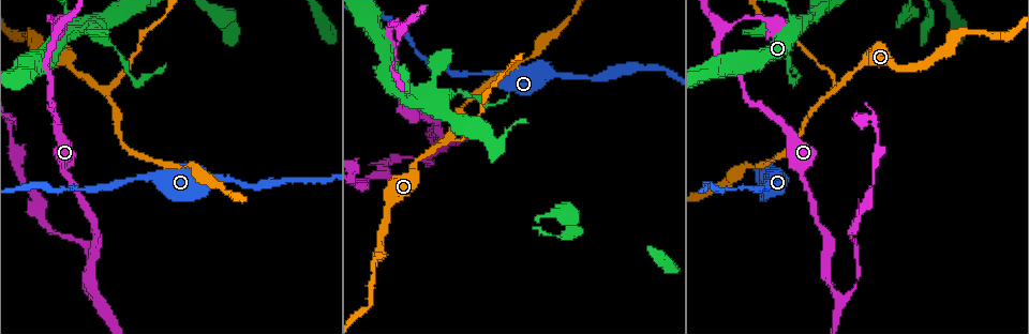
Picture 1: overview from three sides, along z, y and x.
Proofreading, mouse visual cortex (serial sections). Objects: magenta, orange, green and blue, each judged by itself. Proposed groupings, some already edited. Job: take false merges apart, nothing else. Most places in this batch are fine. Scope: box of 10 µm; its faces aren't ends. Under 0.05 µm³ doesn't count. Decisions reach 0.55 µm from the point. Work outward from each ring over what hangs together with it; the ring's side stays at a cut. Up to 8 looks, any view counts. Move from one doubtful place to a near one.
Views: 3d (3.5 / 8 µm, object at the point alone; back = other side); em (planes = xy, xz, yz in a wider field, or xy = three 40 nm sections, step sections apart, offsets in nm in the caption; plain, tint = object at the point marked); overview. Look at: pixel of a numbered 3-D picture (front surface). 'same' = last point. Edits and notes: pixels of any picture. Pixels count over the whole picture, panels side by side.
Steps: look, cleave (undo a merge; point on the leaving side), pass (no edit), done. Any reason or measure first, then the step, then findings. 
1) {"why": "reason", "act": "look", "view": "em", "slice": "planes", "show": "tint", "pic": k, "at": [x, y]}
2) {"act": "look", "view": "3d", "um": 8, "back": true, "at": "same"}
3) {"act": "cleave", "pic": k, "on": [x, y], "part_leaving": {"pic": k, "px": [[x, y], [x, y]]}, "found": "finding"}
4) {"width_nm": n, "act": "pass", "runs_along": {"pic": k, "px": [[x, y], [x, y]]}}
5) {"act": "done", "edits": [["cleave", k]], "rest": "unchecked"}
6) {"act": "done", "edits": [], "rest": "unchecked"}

{"why": "sharp bend", "act": "look", "view": "em", "slice": "xy", "step": 3, "show": "tint", "pic": 1, "at": [833, 90]}

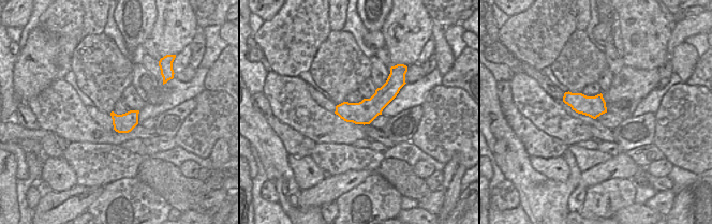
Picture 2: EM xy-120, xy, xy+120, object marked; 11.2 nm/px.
{"why": "wider look", "act": "look", "view": "3d", "um": 3.5, "at": "same"}

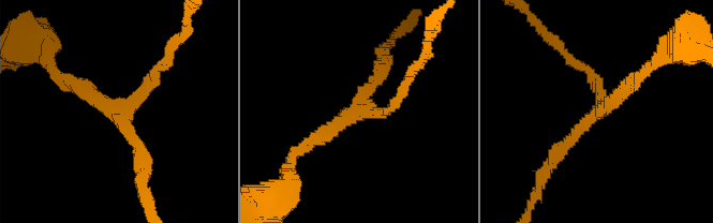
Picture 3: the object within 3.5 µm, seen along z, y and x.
{"arm_widths_nm": [150, 200, 200], "act": "pass", "runs_along": {"pic": 2, "px": [[397, 86], [366, 112], [338, 112]]}, "found": "all the same cell"}

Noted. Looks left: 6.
{"why": "abrupt turn", "act": "look", "view": "3d", "um": 3.5, "pic": 1, "at": [795, 30]}

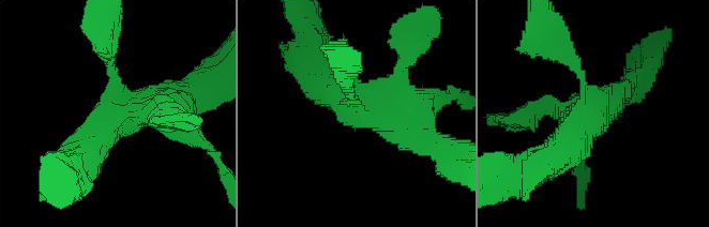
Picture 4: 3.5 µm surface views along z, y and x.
{"why": "shape alone is not enough", "act": "look", "view": "em", "slice": "xy", "step": 1, "show": "tint", "pic": 4, "at": [595, 115]}

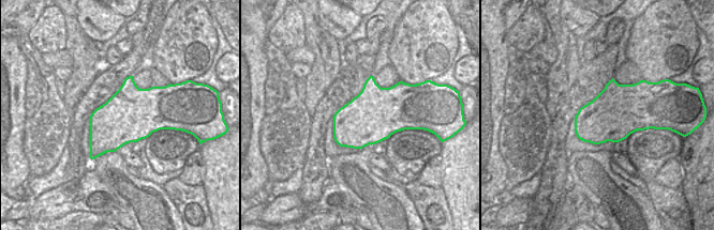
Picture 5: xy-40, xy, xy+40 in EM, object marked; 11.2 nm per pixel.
{"width_nm": 600, "act": "pass", "runs_along": {"pic": 4, "px": [[327, 80], [435, 141]]}, "found": "continuous, no second cell"}

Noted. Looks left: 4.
{"why": "three arms meet", "act": "look", "view": "3d", "um": 3.5, "pic": 1, "at": [58, 30]}

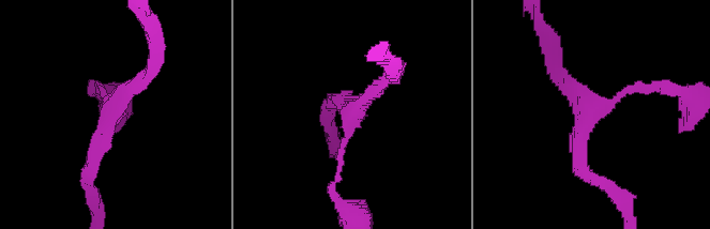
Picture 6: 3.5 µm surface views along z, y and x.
{"arms": 3, "arm_widths_nm": [100, 200, 200], "why": "need the tissue", "act": "look", "view": "em", "slice": "planes", "show": "tint", "pic": 6, "at": [591, 115]}

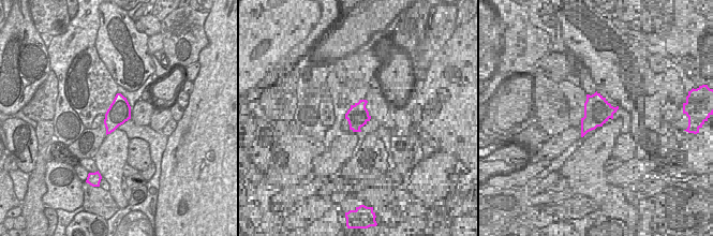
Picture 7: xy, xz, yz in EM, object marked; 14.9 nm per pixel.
{"act": "pass", "runs_along": {"pic": 6, "px": [[89, 177], [108, 118], [99, 88]]}, "found": "one cell here"}

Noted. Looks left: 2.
{"act": "done", "edits": [], "rest": "unchecked"}

